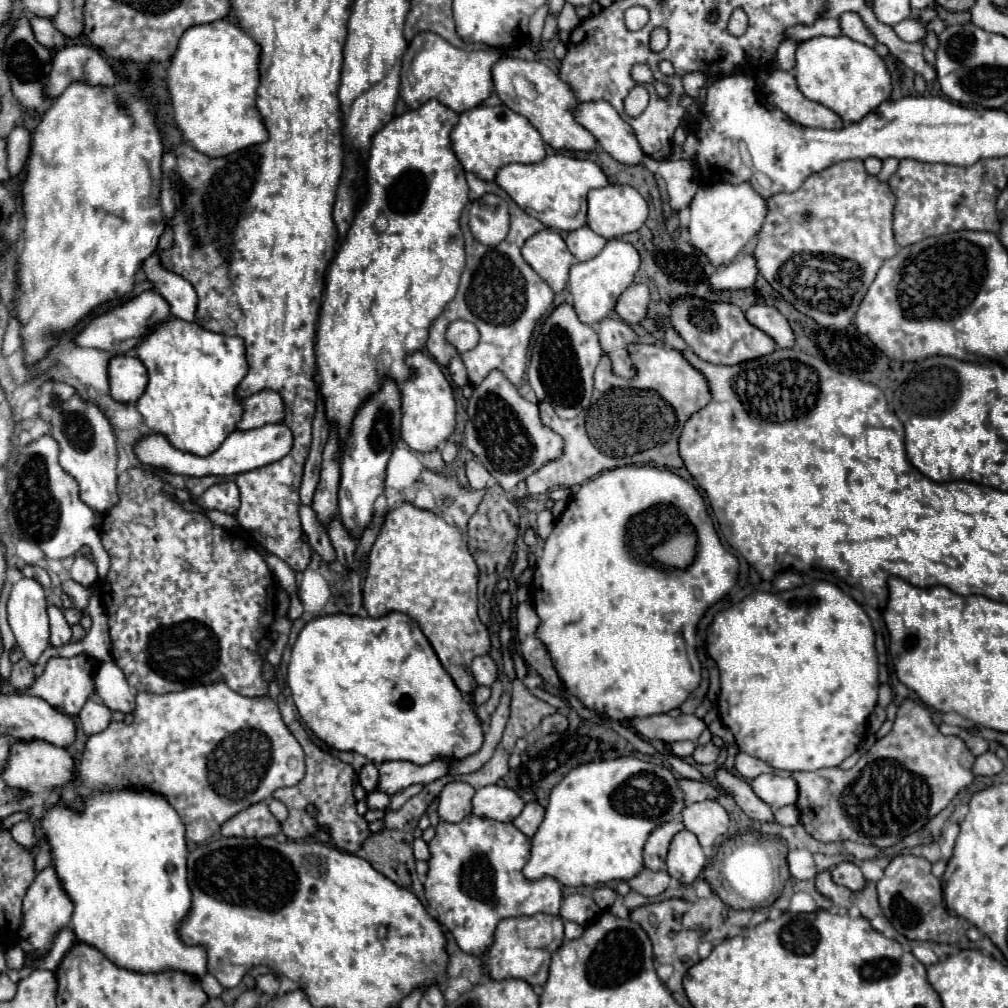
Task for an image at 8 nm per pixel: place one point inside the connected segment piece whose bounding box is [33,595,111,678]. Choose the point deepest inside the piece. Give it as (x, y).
(97, 644)

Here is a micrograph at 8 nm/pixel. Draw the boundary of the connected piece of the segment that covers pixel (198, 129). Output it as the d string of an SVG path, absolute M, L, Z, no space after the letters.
M217 20L217 22L211 22L211 24L199 24L199 26L191 26L179 40L179 48L171 60L171 66L169 66L169 76L167 76L167 84L169 84L169 94L171 94L171 104L173 104L173 118L176 126L182 133L183 140L189 140L191 146L207 156L227 156L231 152L237 152L237 150L243 150L247 146L253 146L253 144L261 144L269 138L269 132L267 132L267 126L265 126L265 120L263 116L259 114L257 106L255 106L255 90L259 86L259 70L257 70L257 62L259 62L259 46L255 44L255 40L245 34L239 26L235 26L233 22L229 20Z

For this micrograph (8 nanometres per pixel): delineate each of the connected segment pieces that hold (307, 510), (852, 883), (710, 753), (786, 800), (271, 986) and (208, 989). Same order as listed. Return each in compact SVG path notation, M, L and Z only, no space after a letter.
M301 506L299 514L301 514L303 532L309 536L311 548L321 556L321 560L325 560L325 562L335 562L337 556L335 556L335 552L333 552L331 540L329 540L325 528L317 522L313 508L311 508L311 506Z
M841 862L841 864L837 864L831 870L831 876L833 876L833 882L835 884L847 886L847 888L851 888L855 892L865 886L865 878L863 878L859 866L855 866L853 862Z
M709 742L709 744L697 746L695 752L693 752L693 758L695 758L699 764L711 764L711 762L717 762L719 754L721 754L721 748L715 746L713 742Z
M761 774L751 782L751 788L771 808L795 804L795 800L797 800L797 784L787 776Z
M271 972L257 976L257 990L265 992L269 996L275 996L277 990L279 990L279 978L275 974L271 974Z
M205 974L205 976L201 978L201 986L205 988L205 994L207 994L209 998L215 998L215 996L219 996L219 994L223 992L223 986L219 984L219 980L217 980L213 974Z

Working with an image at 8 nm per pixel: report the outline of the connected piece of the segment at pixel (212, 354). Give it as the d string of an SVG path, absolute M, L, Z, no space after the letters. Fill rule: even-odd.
M169 318L149 330L143 342L137 344L137 358L145 364L149 372L147 390L137 400L137 410L143 414L149 430L165 434L175 448L193 452L197 456L207 456L215 452L241 420L241 404L235 396L235 388L247 372L243 340L237 336L209 332L197 322Z

